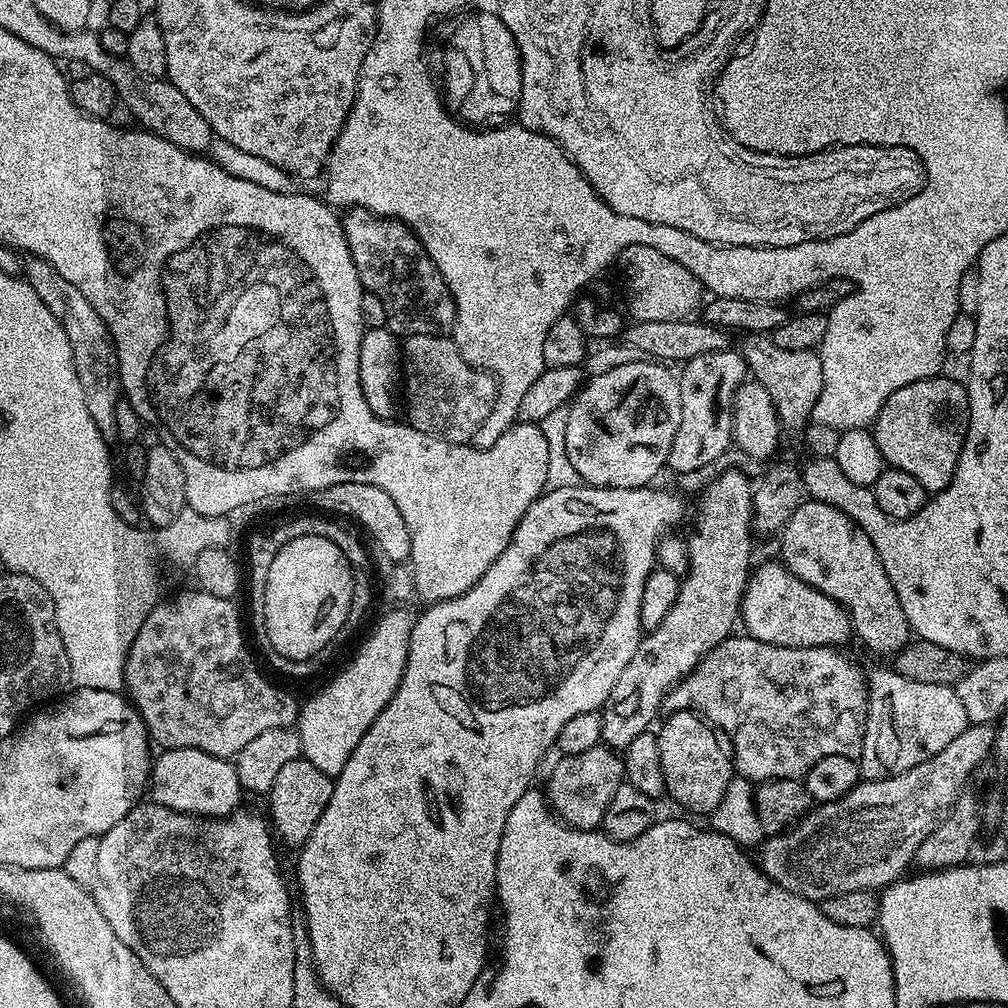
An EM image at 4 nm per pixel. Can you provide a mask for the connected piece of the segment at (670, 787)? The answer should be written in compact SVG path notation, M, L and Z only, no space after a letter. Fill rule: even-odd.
M673 712L667 719L658 728L666 793L686 811L697 812L704 818L711 817L712 812L718 810L718 802L722 802L722 794L726 794L726 786L730 786L734 775L732 764L728 761L729 753L726 748L724 753L721 737L697 713Z

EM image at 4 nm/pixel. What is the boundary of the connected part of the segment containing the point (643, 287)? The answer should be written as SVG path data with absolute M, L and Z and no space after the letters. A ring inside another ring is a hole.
M628 246L616 261L626 284L627 313L635 321L678 321L695 315L706 300L706 289L700 279L680 262L650 246Z

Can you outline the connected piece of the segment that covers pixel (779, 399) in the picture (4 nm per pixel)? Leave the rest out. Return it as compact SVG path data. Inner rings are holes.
M756 336L749 340L752 341L742 348L742 355L753 377L766 386L772 404L785 421L795 418L796 421L805 423L811 417L812 408L824 388L819 353L814 350L784 350L774 346L766 336Z

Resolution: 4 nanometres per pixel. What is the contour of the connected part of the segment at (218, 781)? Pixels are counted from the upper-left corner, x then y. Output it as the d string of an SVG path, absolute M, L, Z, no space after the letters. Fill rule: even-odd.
M198 749L161 751L160 757L150 764L151 799L155 803L179 812L223 815L237 811L236 804L242 797L242 789L236 777L235 767L227 759L220 759Z

